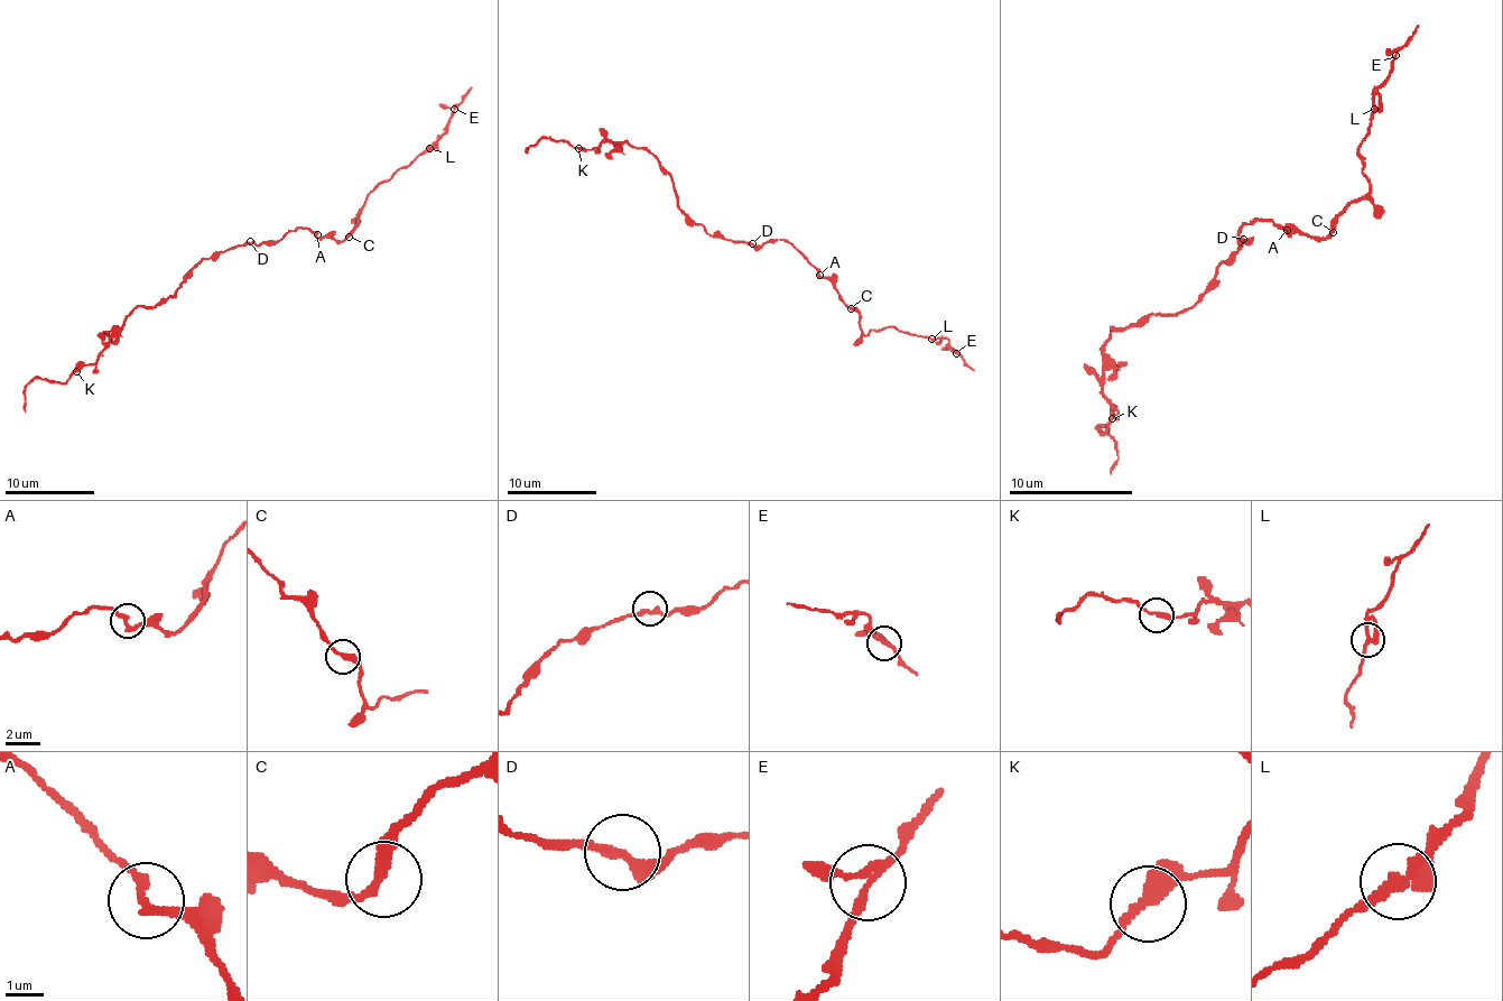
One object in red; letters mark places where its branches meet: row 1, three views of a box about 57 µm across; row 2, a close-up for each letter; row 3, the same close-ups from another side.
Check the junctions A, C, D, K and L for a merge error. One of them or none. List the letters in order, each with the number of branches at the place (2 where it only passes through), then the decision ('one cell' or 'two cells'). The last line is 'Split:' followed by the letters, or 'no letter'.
A: branches 2; one cell
C: branches 2; one cell
D: branches 2; one cell
K: branches 3; one cell
L: branches 3; one cell
Split: no letter

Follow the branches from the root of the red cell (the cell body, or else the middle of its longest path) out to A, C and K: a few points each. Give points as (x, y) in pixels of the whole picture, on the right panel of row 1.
A: (1243, 242), (1246, 242), (1236, 232), (1246, 223), (1271, 220), (1280, 230), (1287, 230)
C: (1243, 242), (1246, 242), (1236, 232), (1246, 223), (1259, 220), (1271, 220), (1280, 230), (1320, 239), (1333, 232)
K: (1243, 242), (1190, 307), (1147, 313), (1125, 328), (1113, 328), (1103, 344), (1103, 397), (1113, 406), (1113, 418)

